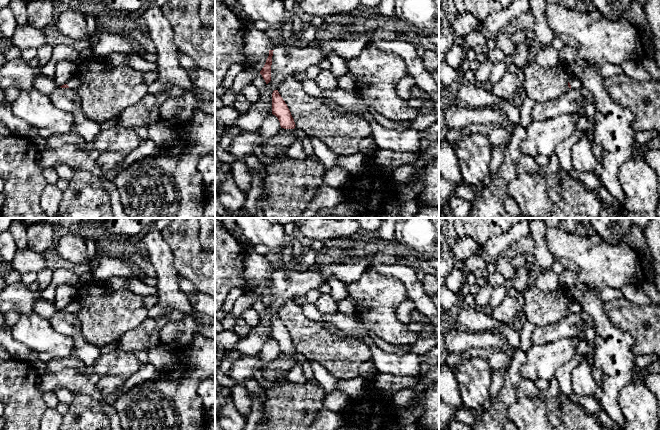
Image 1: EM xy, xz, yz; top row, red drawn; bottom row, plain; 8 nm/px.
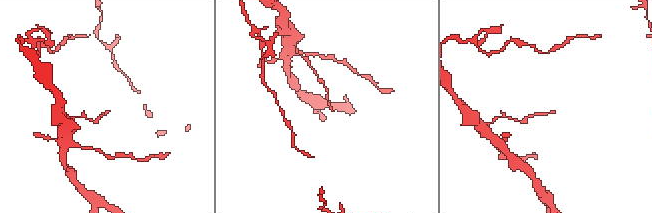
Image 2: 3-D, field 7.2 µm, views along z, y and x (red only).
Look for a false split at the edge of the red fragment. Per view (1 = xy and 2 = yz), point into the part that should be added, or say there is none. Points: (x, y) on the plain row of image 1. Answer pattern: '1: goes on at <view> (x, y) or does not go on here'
1: goes on at xy (74, 306)
2: goes on at yz (575, 307)

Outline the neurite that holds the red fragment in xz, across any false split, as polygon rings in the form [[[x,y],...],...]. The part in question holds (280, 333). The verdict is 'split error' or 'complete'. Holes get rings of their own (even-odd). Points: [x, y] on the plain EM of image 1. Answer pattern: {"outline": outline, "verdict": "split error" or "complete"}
{"outline": [[[274,314],[272,317],[272,338],[278,342],[281,352],[293,353],[299,364],[311,364],[313,362],[295,349],[291,336],[278,314]]], "verdict": "split error"}

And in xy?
{"outline": [[[73,300],[66,308],[64,308],[60,311],[76,314],[81,309],[81,307],[82,307],[82,305],[78,301]]], "verdict": "split error"}

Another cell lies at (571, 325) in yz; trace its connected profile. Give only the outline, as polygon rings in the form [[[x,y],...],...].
[[[584,310],[579,313],[571,313],[549,326],[536,327],[531,334],[532,344],[538,345],[561,338],[576,337],[581,335],[592,322],[591,315]]]

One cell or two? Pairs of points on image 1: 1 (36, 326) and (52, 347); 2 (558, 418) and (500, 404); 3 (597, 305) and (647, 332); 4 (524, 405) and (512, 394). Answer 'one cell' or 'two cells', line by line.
1: one cell
2: one cell
3: two cells
4: two cells

